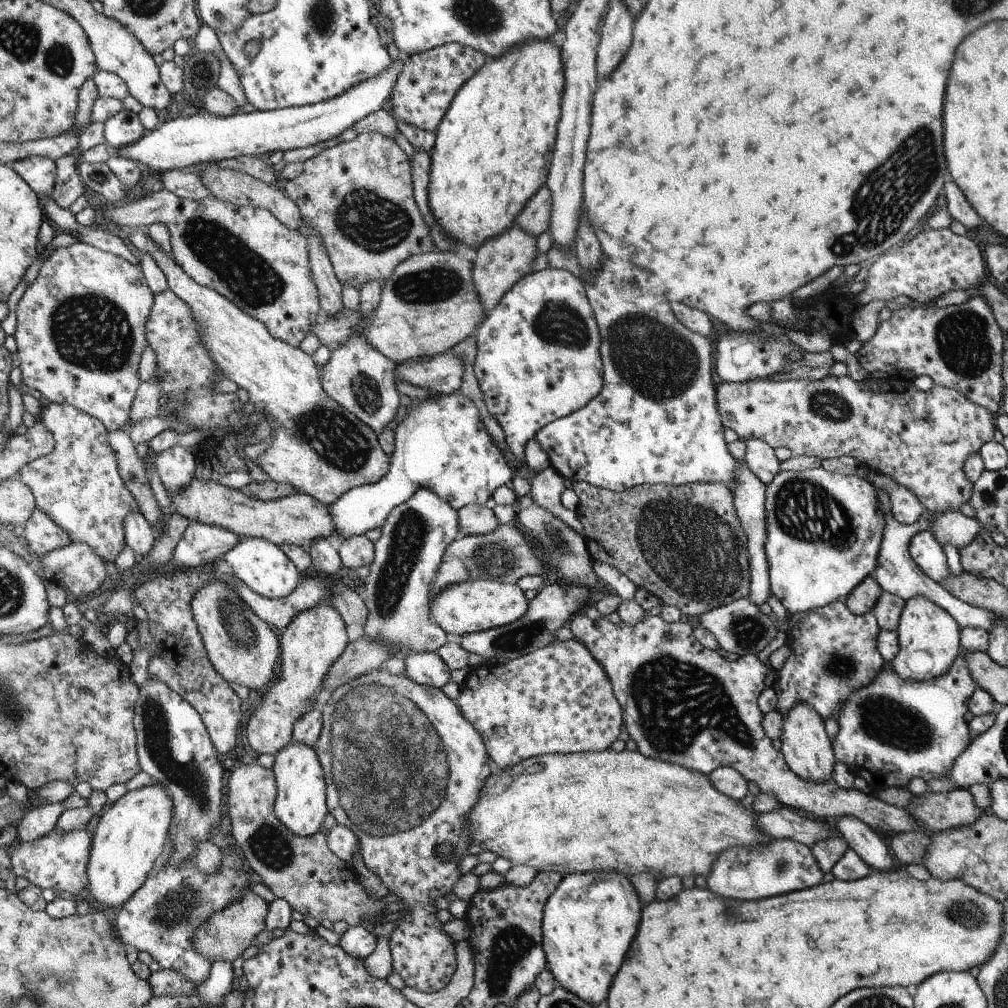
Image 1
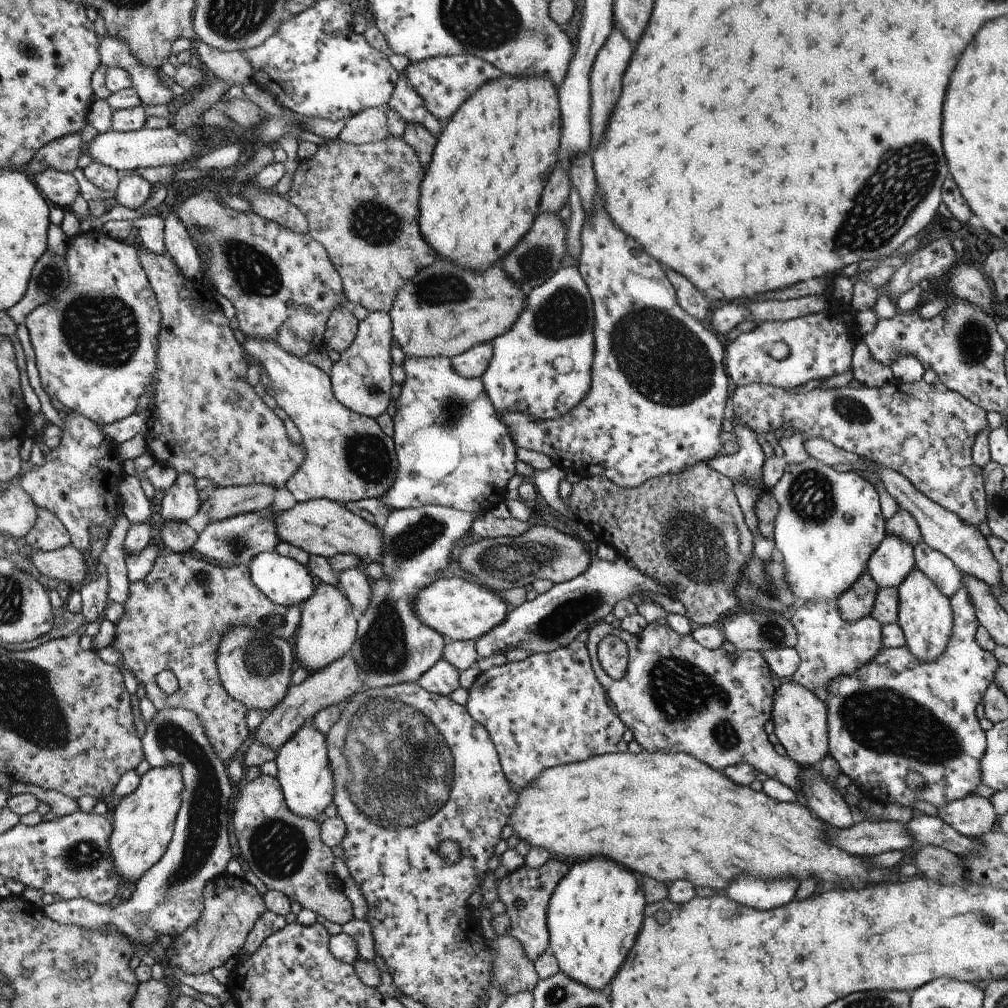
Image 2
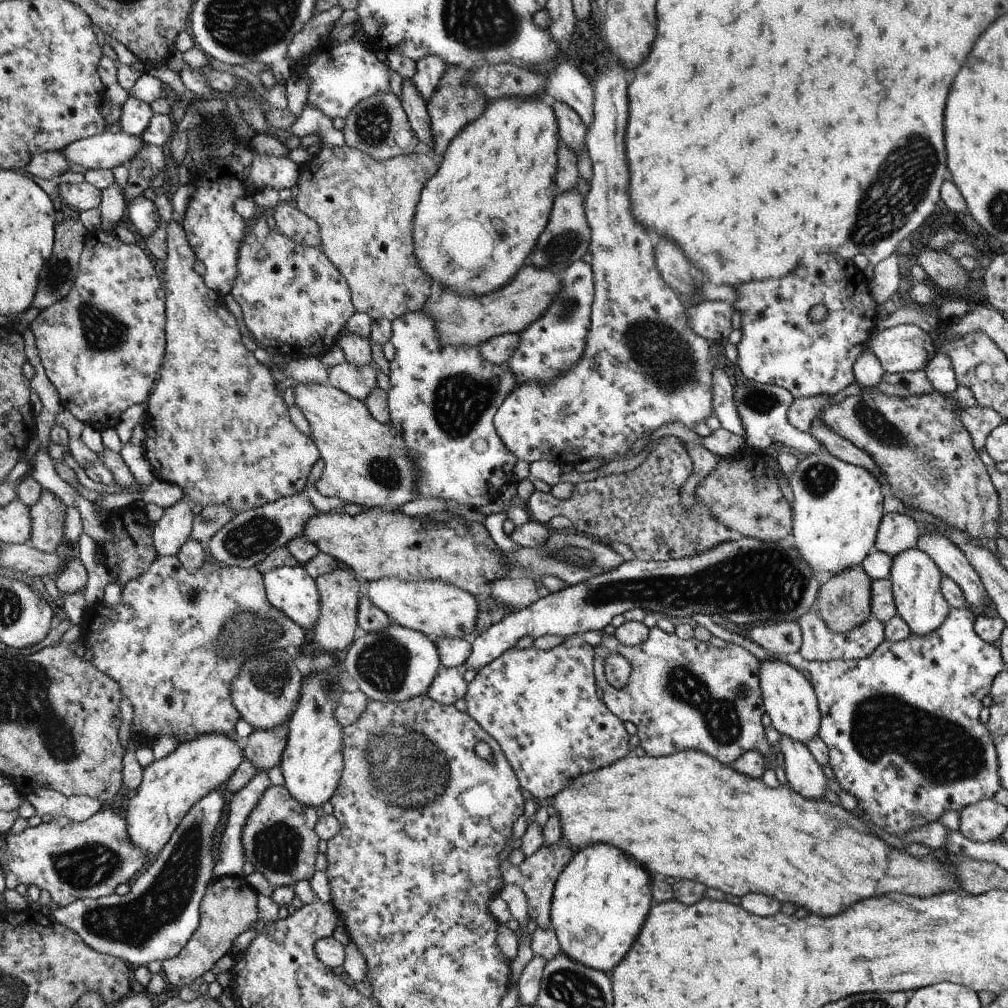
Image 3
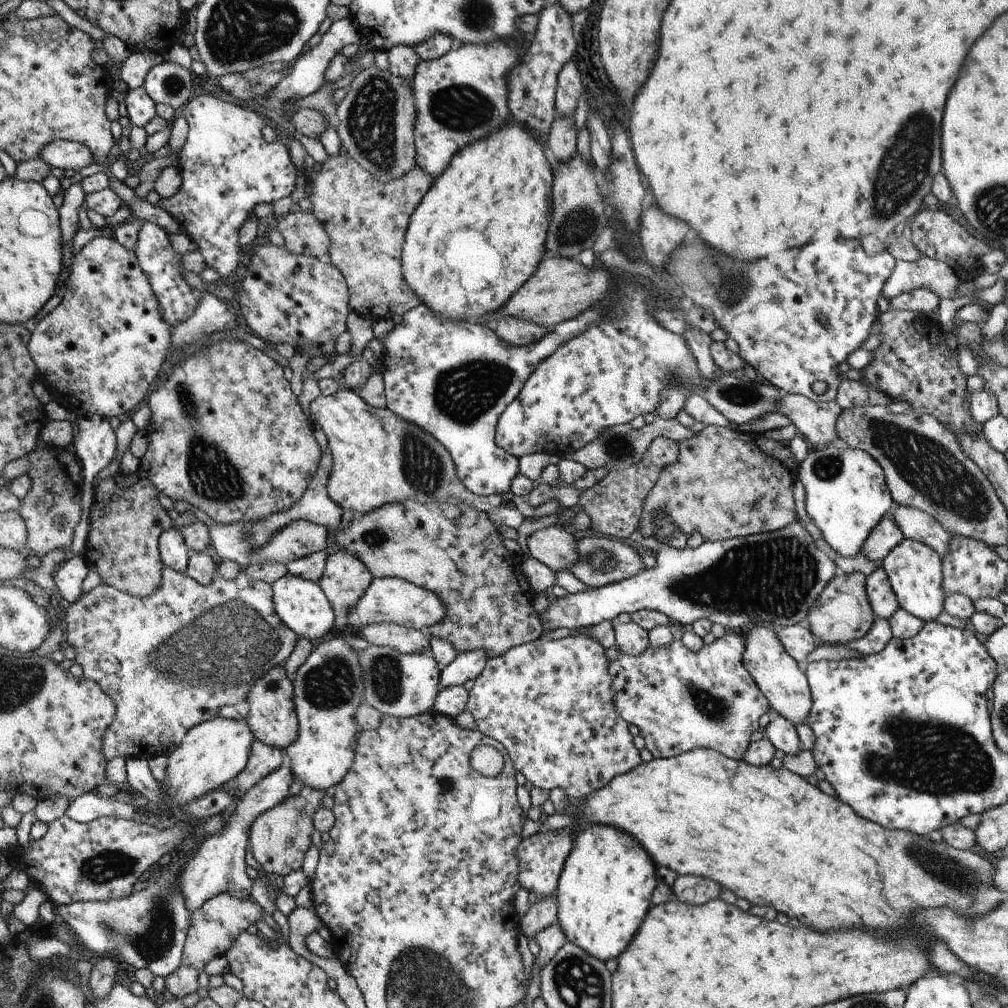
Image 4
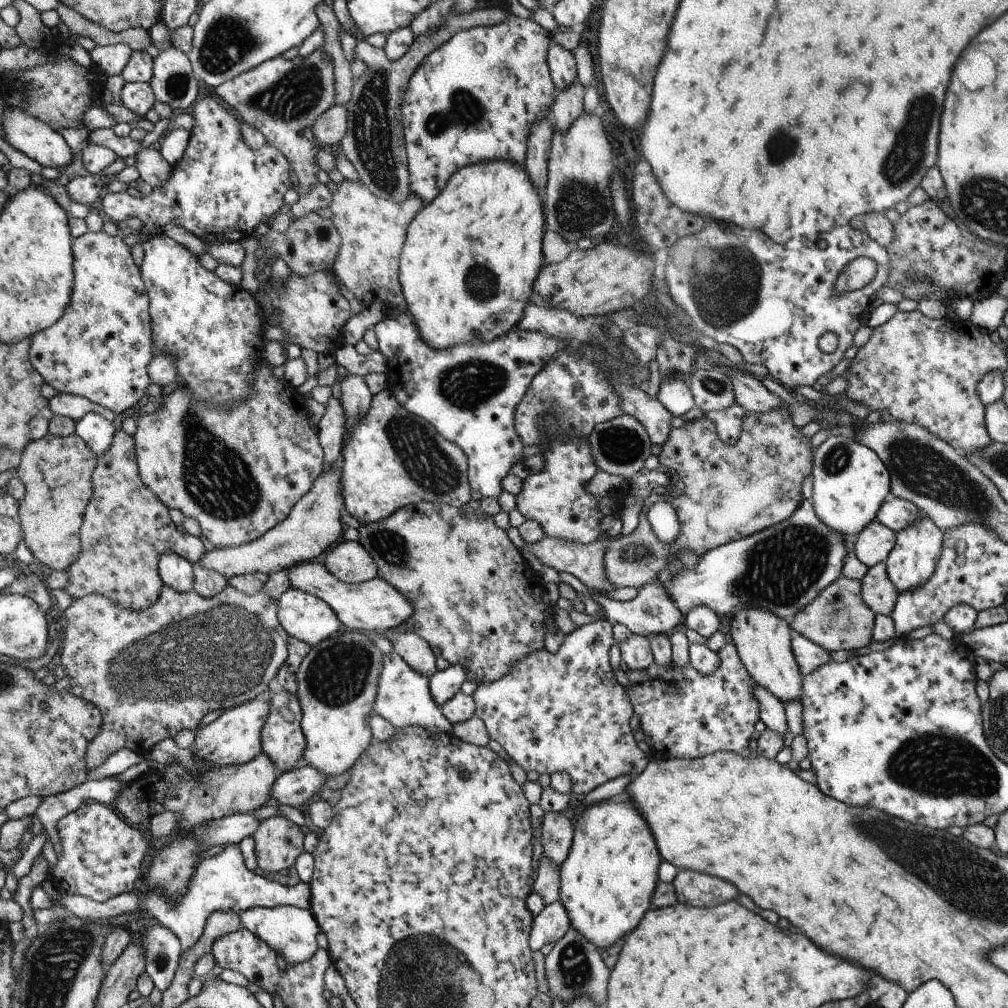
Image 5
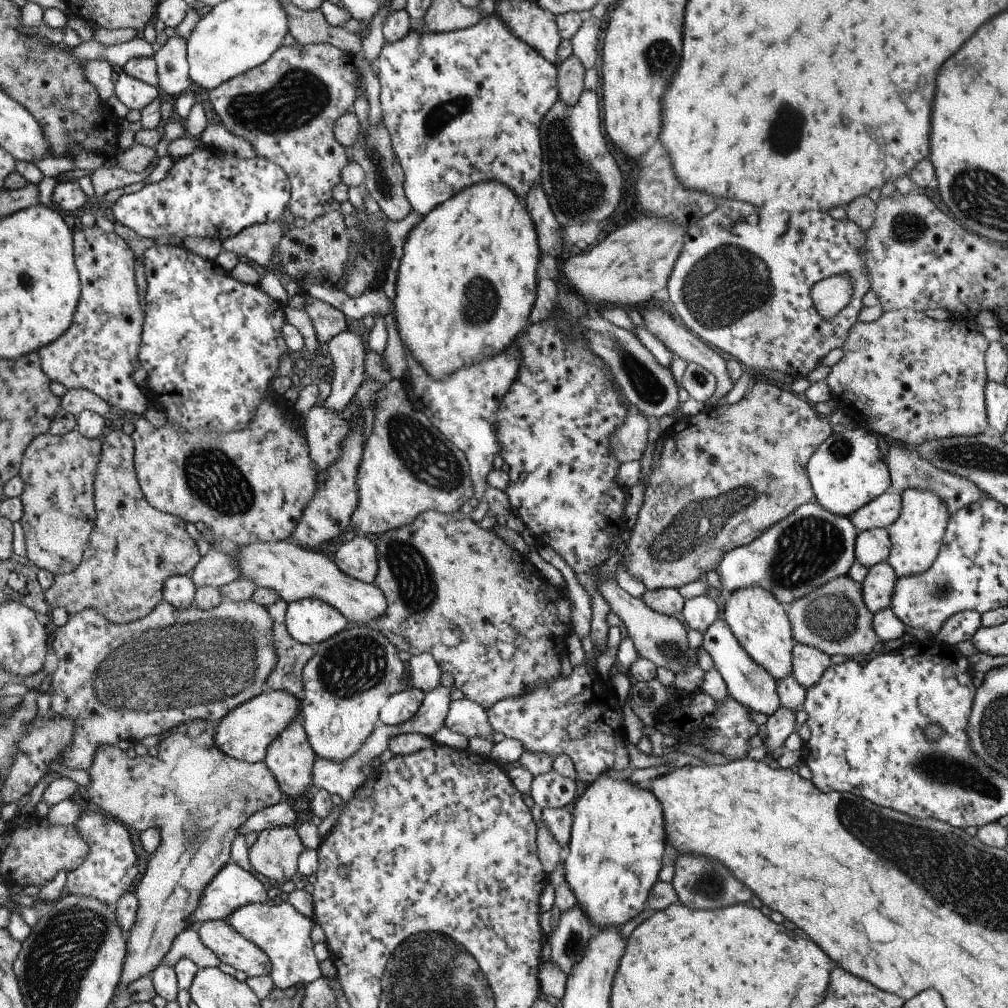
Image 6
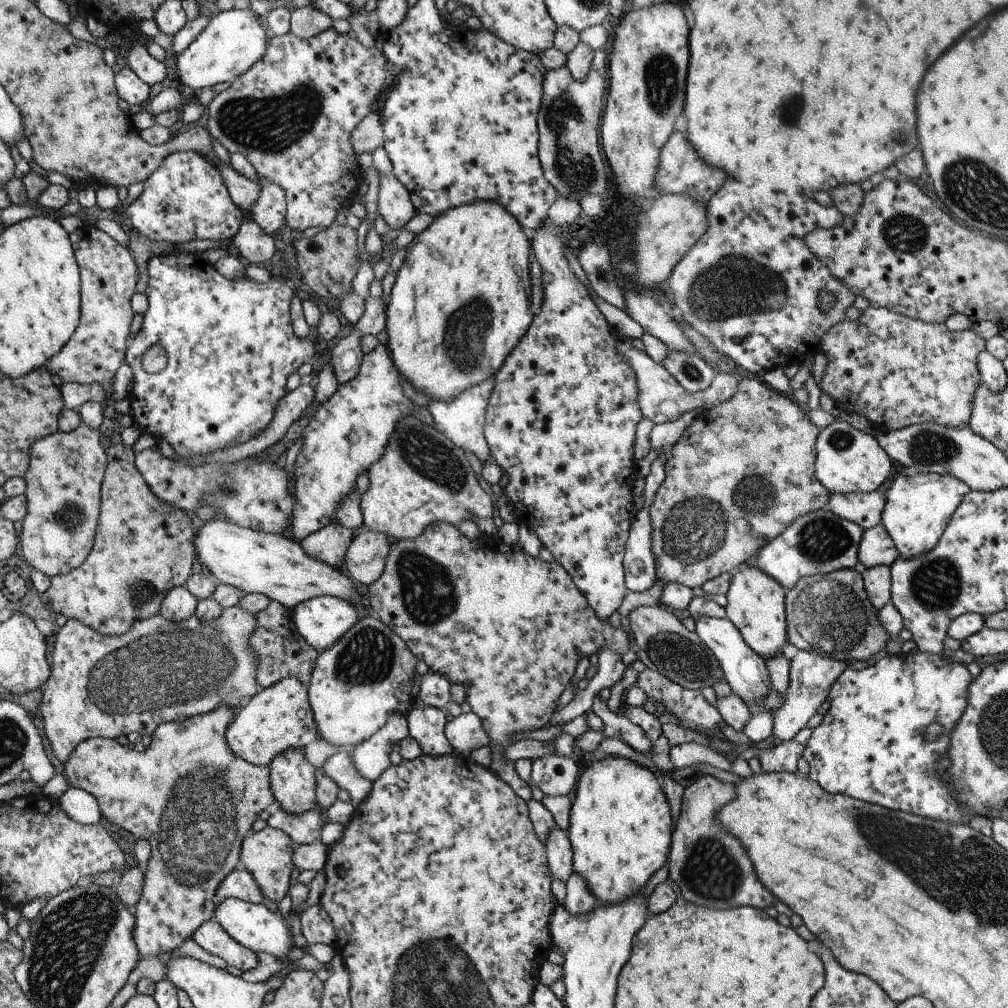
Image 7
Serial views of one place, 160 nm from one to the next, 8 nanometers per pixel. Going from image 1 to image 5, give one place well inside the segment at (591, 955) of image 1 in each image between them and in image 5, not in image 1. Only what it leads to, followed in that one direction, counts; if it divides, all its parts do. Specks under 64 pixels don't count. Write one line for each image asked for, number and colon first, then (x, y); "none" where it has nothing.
2: (595, 914)
3: (602, 899)
4: (605, 891)
5: (606, 884)

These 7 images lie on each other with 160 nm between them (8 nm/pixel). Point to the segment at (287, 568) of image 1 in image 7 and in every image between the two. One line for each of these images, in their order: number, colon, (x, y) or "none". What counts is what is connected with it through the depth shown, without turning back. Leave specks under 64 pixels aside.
2: (286, 582)
3: (291, 589)
4: (303, 607)
5: (306, 617)
6: (310, 622)
7: (322, 621)

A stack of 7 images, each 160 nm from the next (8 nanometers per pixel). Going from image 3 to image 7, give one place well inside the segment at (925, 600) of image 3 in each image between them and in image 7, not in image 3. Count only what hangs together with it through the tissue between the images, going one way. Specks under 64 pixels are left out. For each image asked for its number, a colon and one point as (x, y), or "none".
4: (914, 570)
5: (918, 548)
6: (916, 535)
7: (917, 508)

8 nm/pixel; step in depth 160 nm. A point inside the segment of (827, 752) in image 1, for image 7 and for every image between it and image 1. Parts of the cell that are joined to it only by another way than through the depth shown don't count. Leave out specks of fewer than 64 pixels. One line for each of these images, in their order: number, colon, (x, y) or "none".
2: (800, 718)
3: (790, 701)
4: (776, 673)
5: (762, 639)
6: (758, 621)
7: (755, 601)

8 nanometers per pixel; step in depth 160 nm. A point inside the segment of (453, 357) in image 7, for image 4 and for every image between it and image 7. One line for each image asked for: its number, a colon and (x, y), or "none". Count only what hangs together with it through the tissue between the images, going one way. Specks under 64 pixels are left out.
4: (479, 237)
5: (467, 273)
6: (477, 253)

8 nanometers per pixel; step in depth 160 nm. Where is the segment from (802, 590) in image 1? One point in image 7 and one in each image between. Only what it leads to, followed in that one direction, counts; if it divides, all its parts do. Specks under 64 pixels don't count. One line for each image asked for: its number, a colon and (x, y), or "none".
2: (829, 523)
3: (838, 507)
4: (846, 494)
5: (850, 482)
6: (847, 471)
7: (848, 460)

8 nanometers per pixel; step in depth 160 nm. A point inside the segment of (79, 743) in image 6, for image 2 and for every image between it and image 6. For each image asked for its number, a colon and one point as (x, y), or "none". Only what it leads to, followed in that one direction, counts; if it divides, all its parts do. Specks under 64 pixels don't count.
2: (174, 619)
3: (175, 642)
4: (170, 661)
5: (151, 673)

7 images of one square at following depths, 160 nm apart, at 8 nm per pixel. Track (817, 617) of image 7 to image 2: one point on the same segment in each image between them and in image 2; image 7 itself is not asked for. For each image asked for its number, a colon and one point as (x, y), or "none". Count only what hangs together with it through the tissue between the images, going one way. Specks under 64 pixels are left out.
2: (857, 602)
3: (844, 601)
4: (842, 613)
5: (838, 619)
6: (833, 618)

